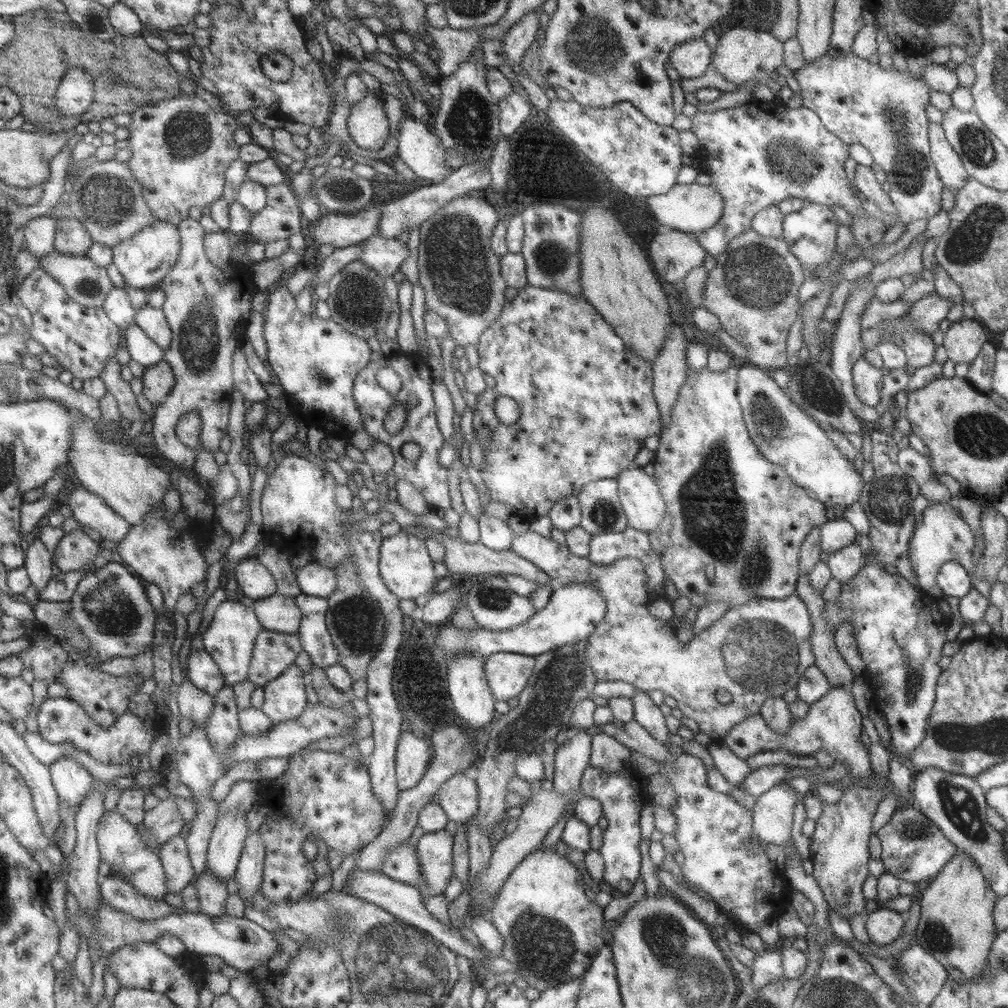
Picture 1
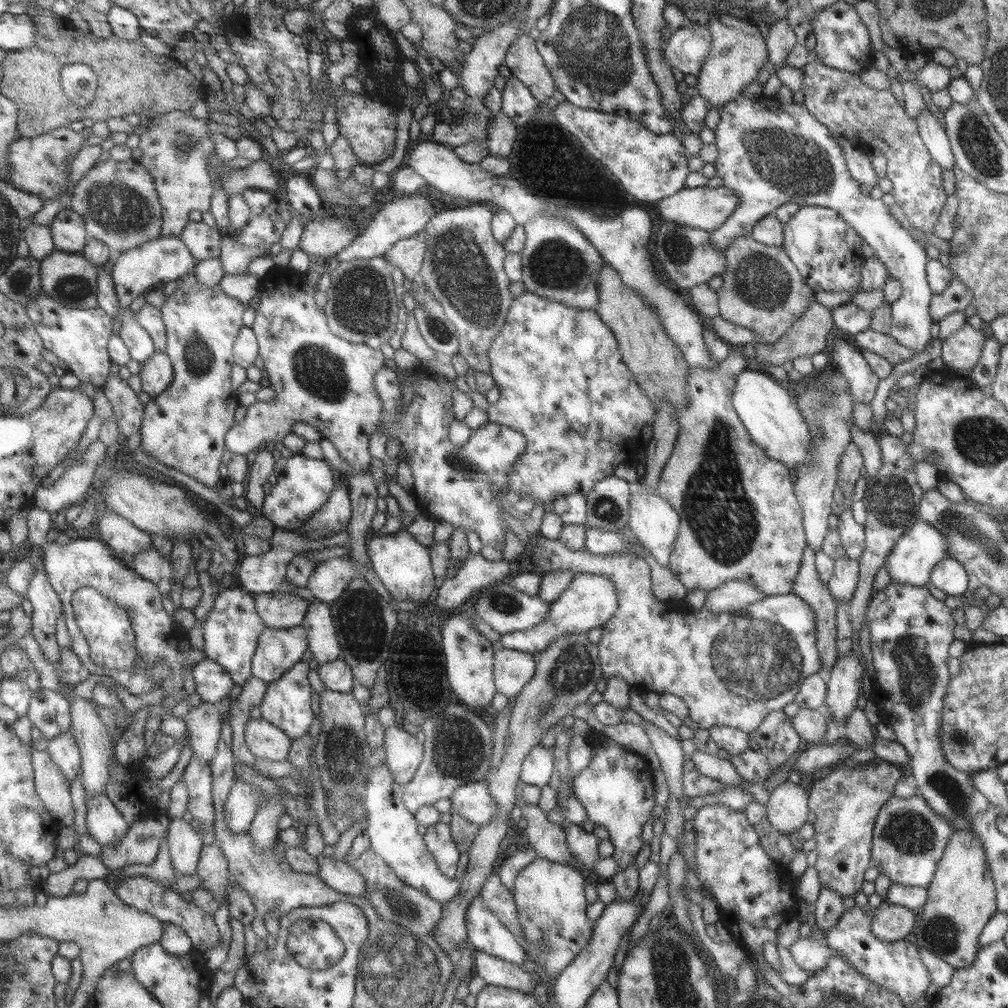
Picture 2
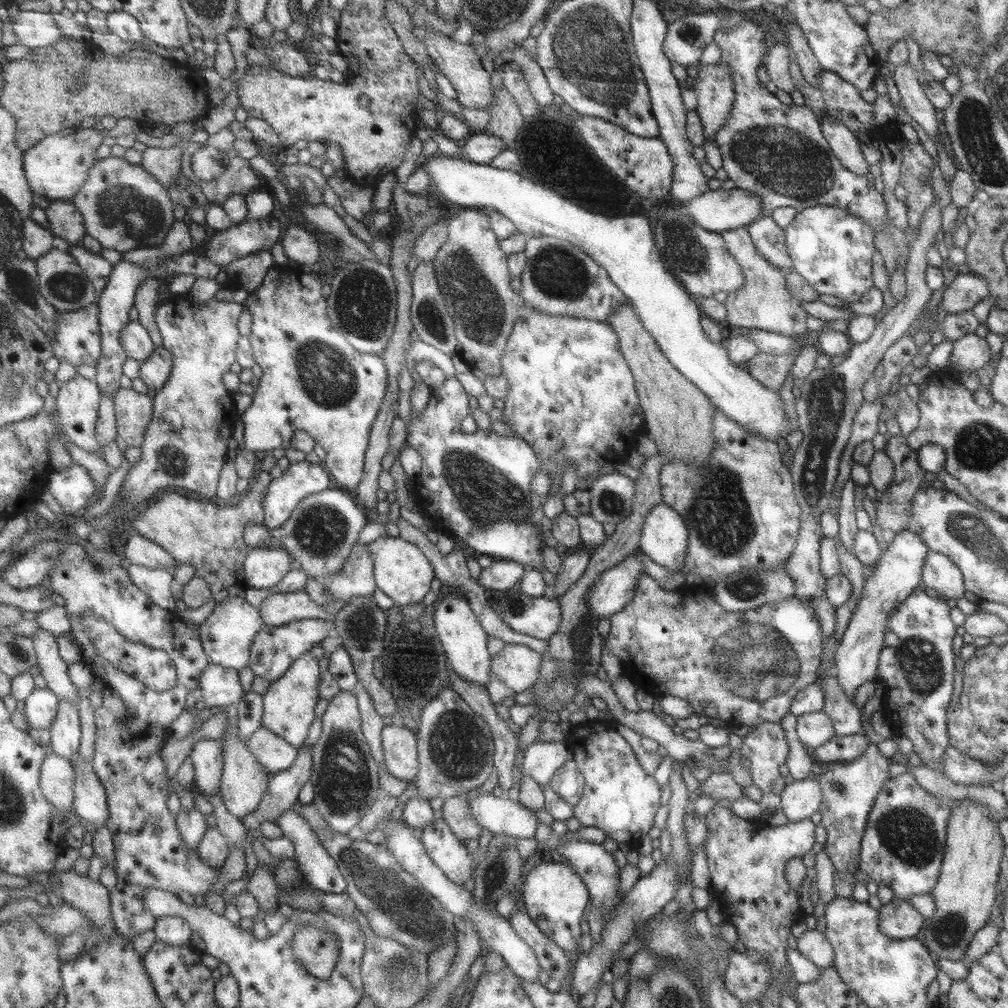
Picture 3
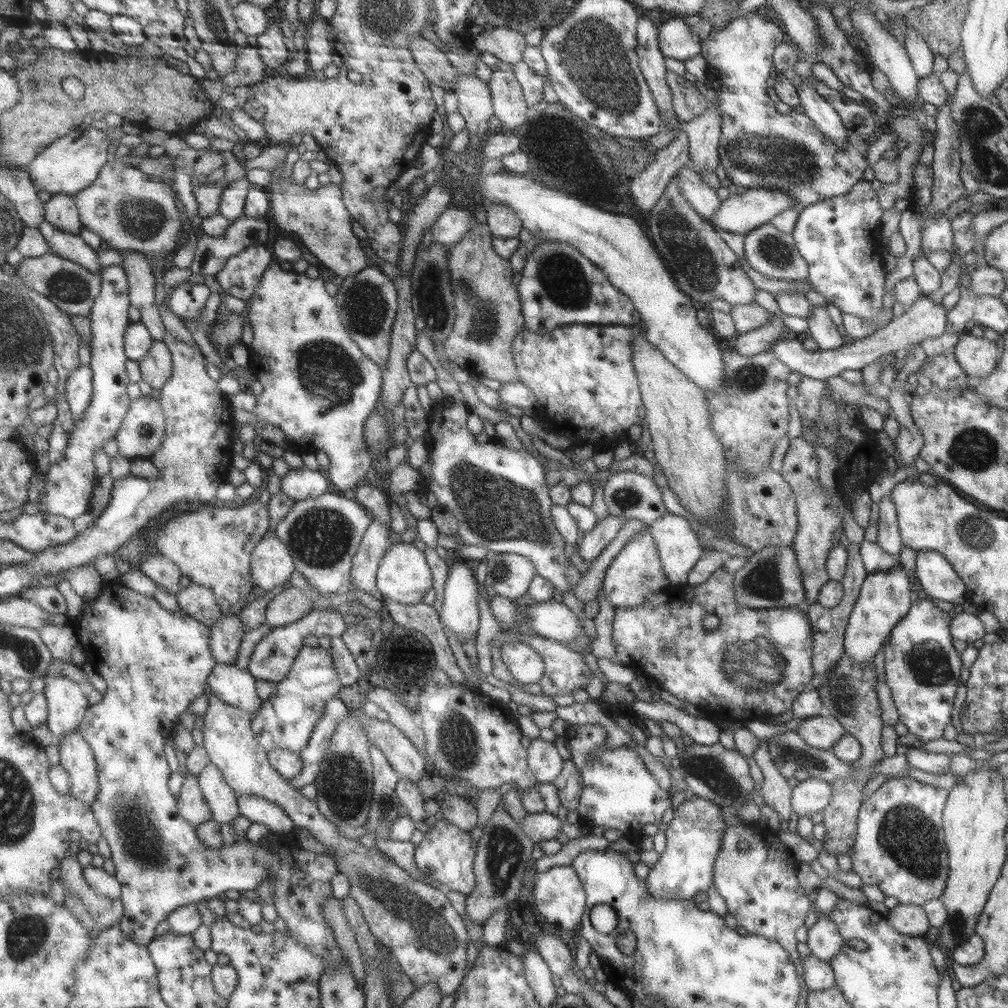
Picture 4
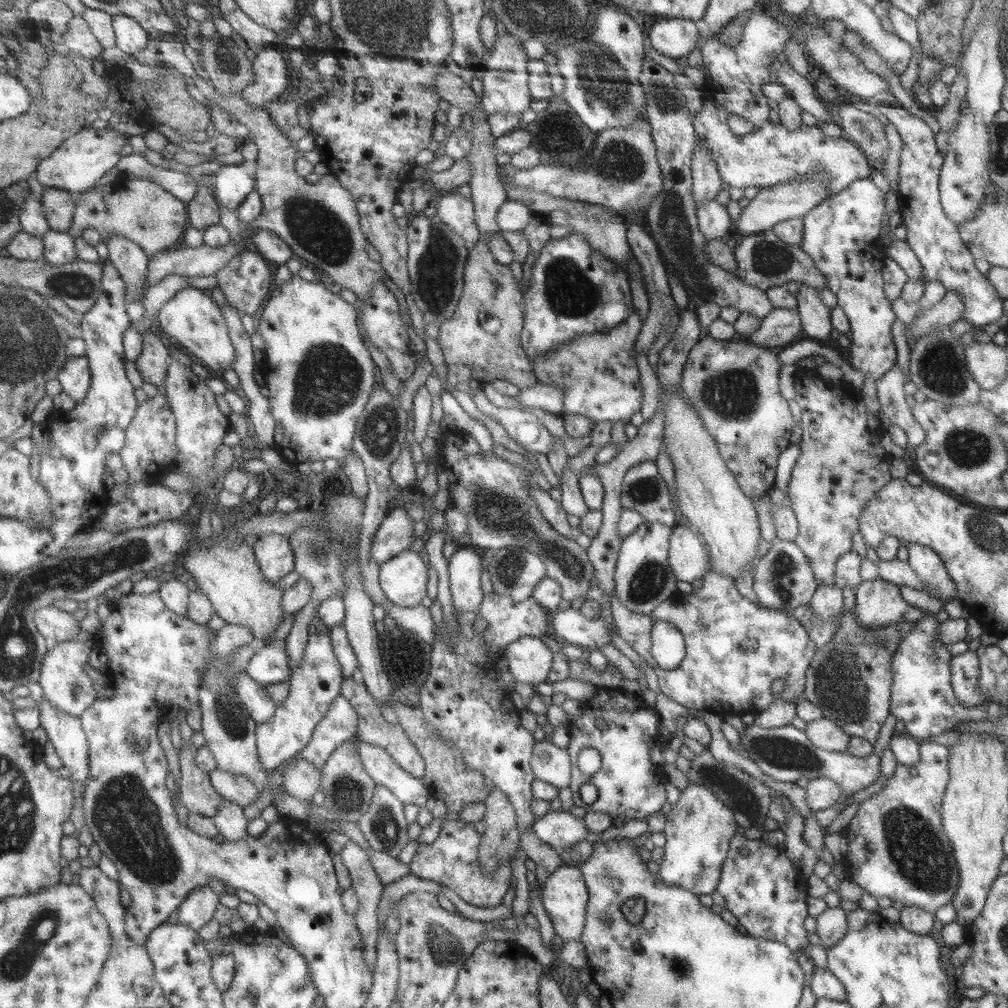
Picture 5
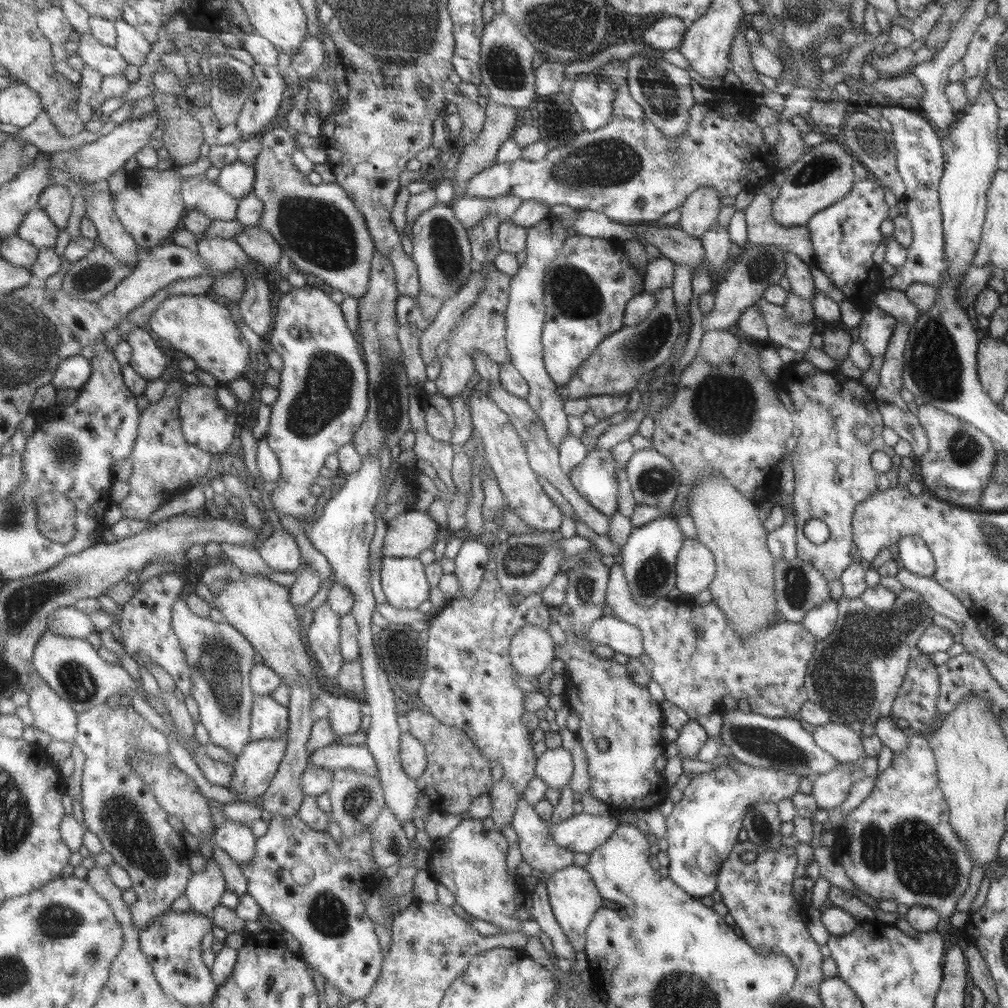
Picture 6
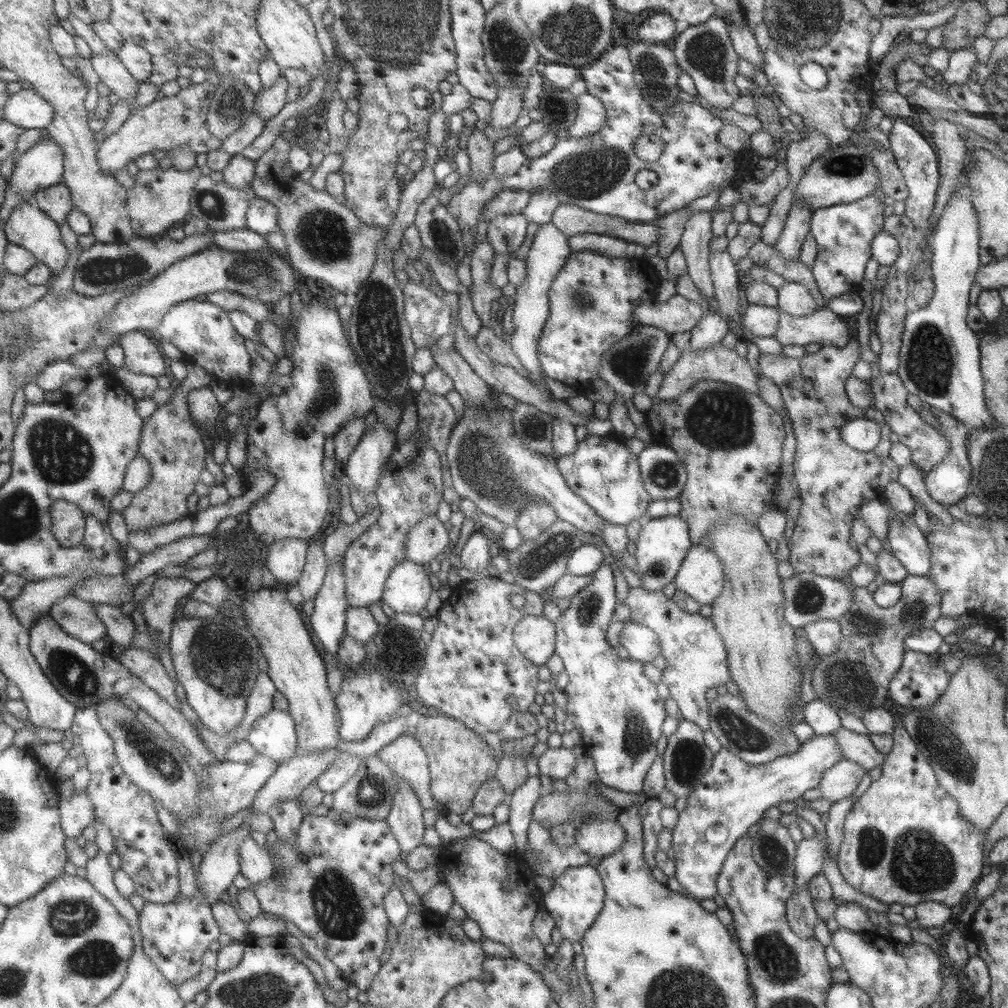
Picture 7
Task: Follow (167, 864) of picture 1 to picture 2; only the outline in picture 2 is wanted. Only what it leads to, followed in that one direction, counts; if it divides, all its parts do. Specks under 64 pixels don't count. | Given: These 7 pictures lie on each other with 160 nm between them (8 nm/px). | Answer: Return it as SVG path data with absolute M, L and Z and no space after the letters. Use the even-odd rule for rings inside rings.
M178 818L172 821L168 837L169 853L177 876L197 874L202 858L204 840L190 821Z

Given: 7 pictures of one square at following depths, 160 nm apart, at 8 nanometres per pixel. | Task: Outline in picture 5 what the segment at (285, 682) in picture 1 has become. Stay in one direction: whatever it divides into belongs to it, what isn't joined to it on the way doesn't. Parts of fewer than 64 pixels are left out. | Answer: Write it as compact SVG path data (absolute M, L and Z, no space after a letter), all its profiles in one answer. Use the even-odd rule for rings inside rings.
M325 626L311 634L305 659L301 667L293 672L291 692L287 700L278 704L277 713L271 721L258 725L260 762L268 772L275 772L288 759L309 745L317 726L327 717L334 700L342 694L342 684L346 676L338 655L334 652L330 632L324 632L326 628Z

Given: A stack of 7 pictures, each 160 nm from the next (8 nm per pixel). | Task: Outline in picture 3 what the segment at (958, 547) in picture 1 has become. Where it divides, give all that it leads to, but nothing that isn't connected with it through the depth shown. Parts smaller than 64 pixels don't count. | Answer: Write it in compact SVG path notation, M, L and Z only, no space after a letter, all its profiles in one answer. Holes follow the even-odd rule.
M903 530L888 538L879 560L863 583L859 602L851 614L851 619L833 658L835 676L846 697L852 700L854 690L874 680L878 669L878 657L883 647L883 635L887 630L887 619L893 608L901 605L916 587L921 586L921 565L929 552L925 543L908 530Z

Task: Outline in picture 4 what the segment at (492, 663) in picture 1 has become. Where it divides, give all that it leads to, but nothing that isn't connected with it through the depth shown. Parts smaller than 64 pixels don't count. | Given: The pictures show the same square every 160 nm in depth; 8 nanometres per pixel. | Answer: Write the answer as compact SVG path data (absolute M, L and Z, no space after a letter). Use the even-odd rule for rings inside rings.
M508 642L500 648L500 658L511 676L521 684L533 684L544 675L541 656L531 646Z

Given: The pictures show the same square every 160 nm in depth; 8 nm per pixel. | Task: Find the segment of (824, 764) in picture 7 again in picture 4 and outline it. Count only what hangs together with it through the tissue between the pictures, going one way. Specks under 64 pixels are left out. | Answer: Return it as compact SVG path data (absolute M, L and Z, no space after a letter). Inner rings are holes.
M691 794L677 806L664 831L665 849L643 880L649 894L655 898L687 900L711 888L713 861L722 846L726 829L719 811L719 805Z

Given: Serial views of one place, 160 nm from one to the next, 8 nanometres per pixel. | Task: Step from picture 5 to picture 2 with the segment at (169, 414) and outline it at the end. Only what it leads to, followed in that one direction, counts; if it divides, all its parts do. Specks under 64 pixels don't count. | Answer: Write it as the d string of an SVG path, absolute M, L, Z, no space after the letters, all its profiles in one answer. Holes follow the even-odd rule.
M111 377L102 389L113 406L121 433L128 438L140 432L146 413L146 404L139 400L139 394L130 386L129 379Z

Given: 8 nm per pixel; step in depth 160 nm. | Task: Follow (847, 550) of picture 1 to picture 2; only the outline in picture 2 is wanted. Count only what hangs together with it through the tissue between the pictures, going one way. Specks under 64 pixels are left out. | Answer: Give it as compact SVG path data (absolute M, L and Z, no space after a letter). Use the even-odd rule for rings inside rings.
M847 556L834 560L834 567L826 588L834 601L849 603L858 580L858 561Z

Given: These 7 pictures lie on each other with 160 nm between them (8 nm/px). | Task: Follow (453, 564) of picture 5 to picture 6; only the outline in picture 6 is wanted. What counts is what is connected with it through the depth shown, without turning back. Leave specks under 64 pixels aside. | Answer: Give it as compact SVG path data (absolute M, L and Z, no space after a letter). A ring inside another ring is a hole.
M475 537L462 540L456 557L452 559L455 563L452 574L459 582L459 596L471 596L479 588L485 572L485 562L489 558L487 550L488 547L477 542Z

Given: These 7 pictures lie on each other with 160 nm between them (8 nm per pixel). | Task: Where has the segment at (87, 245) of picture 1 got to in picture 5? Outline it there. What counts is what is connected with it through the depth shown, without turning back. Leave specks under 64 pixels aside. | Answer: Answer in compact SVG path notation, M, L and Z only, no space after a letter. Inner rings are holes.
M57 187L47 188L41 201L52 230L68 233L74 223L77 202L72 192Z

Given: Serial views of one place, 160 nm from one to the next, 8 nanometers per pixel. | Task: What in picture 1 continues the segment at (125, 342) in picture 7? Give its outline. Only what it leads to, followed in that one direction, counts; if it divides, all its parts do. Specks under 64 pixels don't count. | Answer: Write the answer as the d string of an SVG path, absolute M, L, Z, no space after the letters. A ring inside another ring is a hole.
M165 359L146 367L142 380L144 396L155 408L167 400L176 384L173 367Z

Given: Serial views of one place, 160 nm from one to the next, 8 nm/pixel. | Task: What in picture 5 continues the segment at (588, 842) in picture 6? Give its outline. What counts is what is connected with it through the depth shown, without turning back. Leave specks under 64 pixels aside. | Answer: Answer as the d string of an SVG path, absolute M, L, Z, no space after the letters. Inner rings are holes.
M549 811L532 824L536 837L555 850L562 850L584 840L589 831L582 818L569 811Z

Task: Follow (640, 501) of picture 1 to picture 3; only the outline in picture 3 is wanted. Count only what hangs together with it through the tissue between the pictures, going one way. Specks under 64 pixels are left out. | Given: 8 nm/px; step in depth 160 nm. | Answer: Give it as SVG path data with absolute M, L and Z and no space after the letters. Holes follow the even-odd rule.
M661 502L653 505L642 521L640 551L655 564L681 573L688 543L688 530L683 519Z

